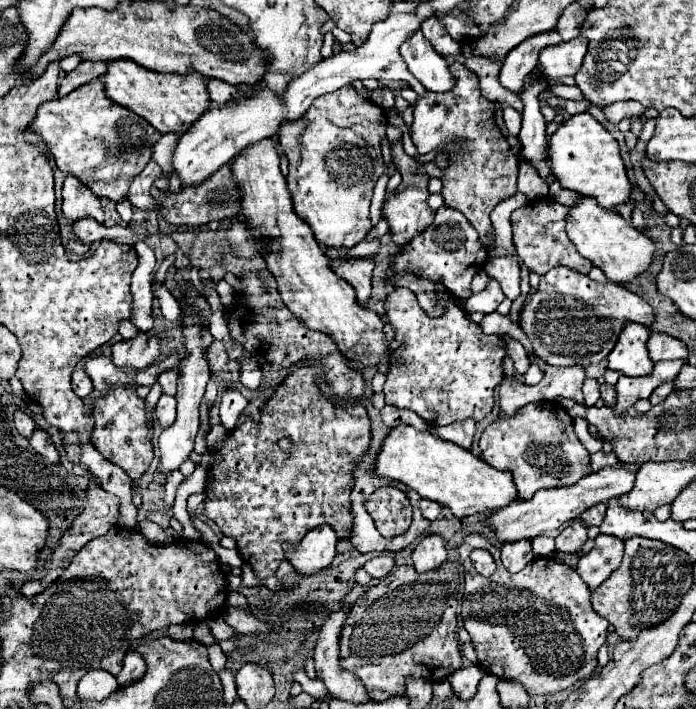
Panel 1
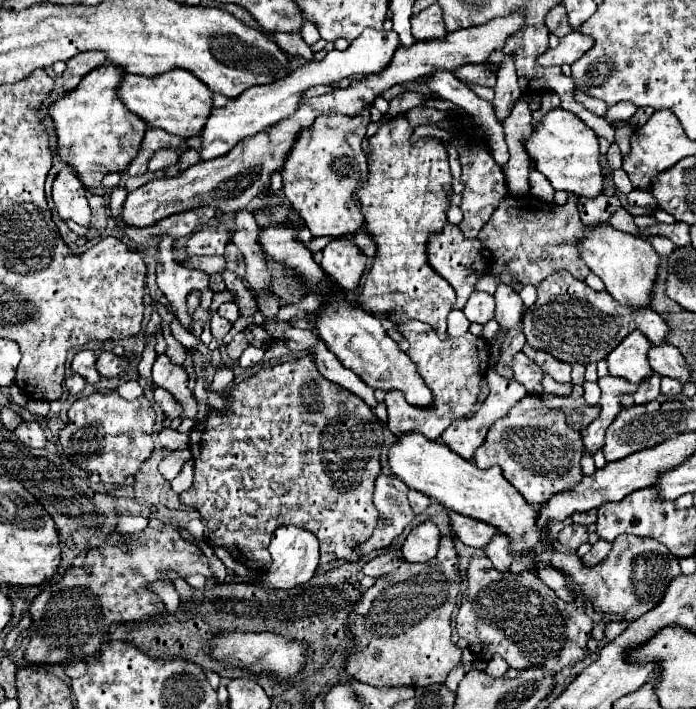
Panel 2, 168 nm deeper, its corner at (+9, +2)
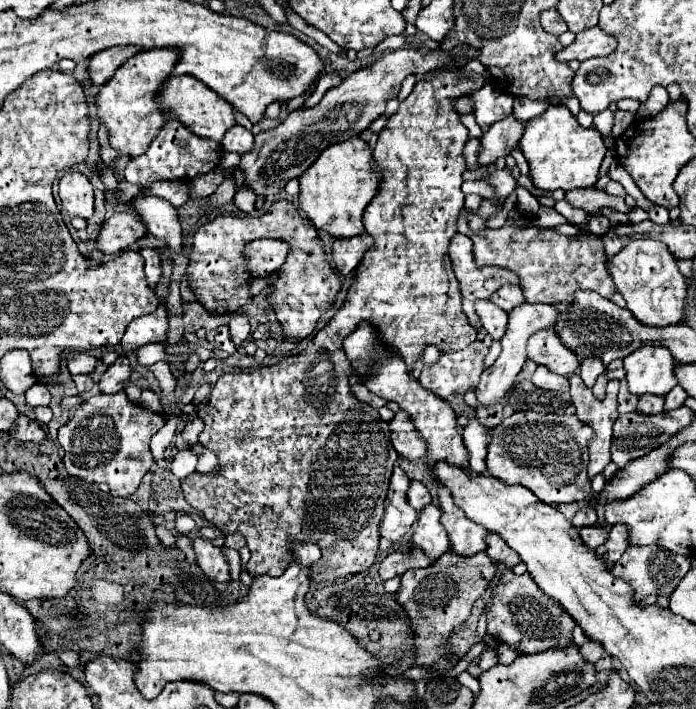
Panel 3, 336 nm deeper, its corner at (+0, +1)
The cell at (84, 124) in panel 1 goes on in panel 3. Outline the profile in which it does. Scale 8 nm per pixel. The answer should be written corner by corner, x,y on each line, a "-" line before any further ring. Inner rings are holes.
142,50
122,64
112,80
100,88
100,94
96,96
98,120
108,128
112,148
126,156
138,156
146,152
146,146
150,146
158,130
168,120
166,112
160,110
156,96
170,78
170,70
174,70
176,60
178,54
174,54
174,50

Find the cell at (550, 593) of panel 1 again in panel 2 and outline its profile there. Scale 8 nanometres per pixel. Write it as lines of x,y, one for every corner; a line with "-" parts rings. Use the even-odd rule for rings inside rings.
471,557
467,567
467,591
465,591
465,607
457,613
457,633
459,637
467,639
469,649
477,661
489,661
495,653
499,653
509,667
523,671
533,665
545,669
545,673
557,675
559,671
573,667
575,663
583,661
589,653
587,641
591,639
593,621
585,613
585,599
575,583
569,581
569,589
573,601
561,601
539,577
535,569
525,569
521,573
499,573
493,569
487,557

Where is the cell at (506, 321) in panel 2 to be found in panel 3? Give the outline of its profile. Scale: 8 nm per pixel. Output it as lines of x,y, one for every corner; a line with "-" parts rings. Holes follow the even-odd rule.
522,304
518,308
514,308
510,312
510,320
508,320
508,330
502,338
502,354
498,356
496,364
488,370
482,372
482,378
480,378
480,384
476,386
476,398
482,406
494,406
506,392
512,390
512,386
516,384
516,376
520,372
520,368
524,366
526,362
526,342
528,342
528,336
534,334
536,330
542,330
546,326
554,326
558,318
558,310
554,306
548,306
548,304

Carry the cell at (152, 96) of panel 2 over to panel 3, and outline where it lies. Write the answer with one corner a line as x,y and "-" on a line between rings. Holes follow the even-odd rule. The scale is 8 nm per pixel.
174,76
164,84
164,90
158,94
160,106
168,112
170,118
178,118
184,126
188,126
196,136
222,140
224,134
236,124
234,106
224,98
218,98
214,90
210,90
204,82
198,82
194,76

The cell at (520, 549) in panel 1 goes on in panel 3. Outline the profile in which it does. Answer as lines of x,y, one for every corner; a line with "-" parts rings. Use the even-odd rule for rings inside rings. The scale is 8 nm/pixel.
486,534
486,554
494,560
494,562
502,562
506,568
512,568
520,562
520,556
506,546
506,542
502,542
502,538
498,538
498,534

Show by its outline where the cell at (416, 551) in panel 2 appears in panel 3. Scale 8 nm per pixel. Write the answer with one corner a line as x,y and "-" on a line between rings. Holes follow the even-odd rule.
430,504
420,510
412,542
420,550
424,550
424,554
430,556
432,560
440,558
446,550
450,550
448,534
440,524
440,508
438,506

